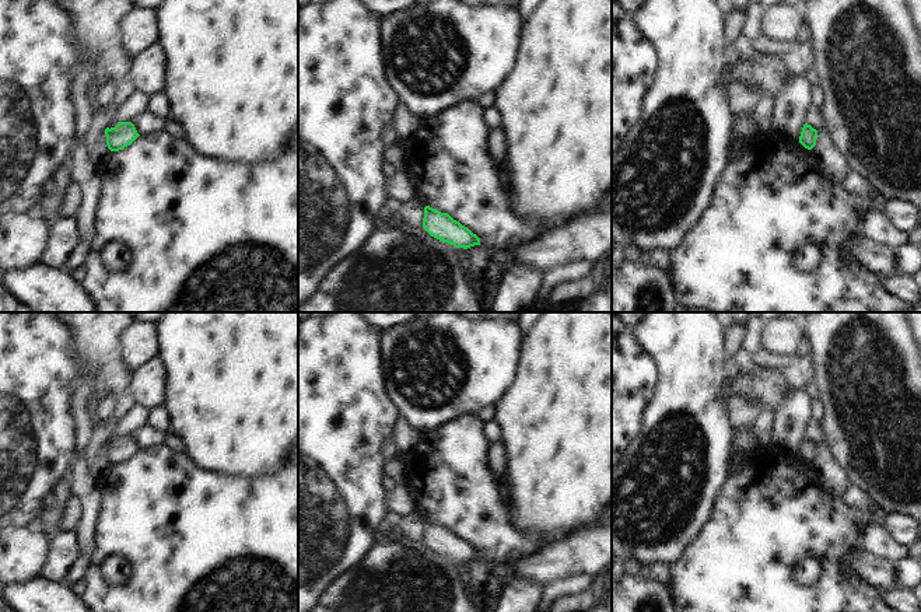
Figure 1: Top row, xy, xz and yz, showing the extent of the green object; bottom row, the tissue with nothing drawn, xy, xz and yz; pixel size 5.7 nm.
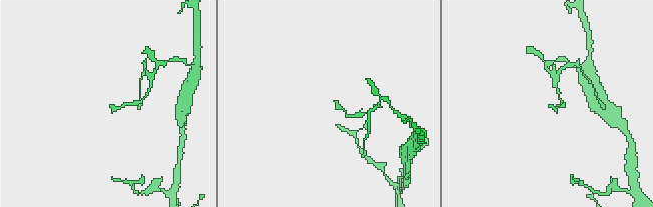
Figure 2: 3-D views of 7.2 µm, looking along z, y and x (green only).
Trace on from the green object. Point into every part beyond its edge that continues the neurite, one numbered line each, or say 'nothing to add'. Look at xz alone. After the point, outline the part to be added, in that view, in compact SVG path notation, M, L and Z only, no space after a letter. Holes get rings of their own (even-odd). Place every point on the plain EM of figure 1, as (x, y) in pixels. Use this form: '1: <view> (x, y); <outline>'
nothing to add

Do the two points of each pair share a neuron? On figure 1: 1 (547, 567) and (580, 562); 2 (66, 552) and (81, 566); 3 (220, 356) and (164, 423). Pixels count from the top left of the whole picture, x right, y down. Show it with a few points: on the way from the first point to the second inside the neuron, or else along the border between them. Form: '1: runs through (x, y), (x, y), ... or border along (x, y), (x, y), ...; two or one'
1: runs through (556, 562), (571, 562); one
2: border along (81, 556), (62, 581); two
3: border along (164, 406), (170, 415), (171, 429); two

